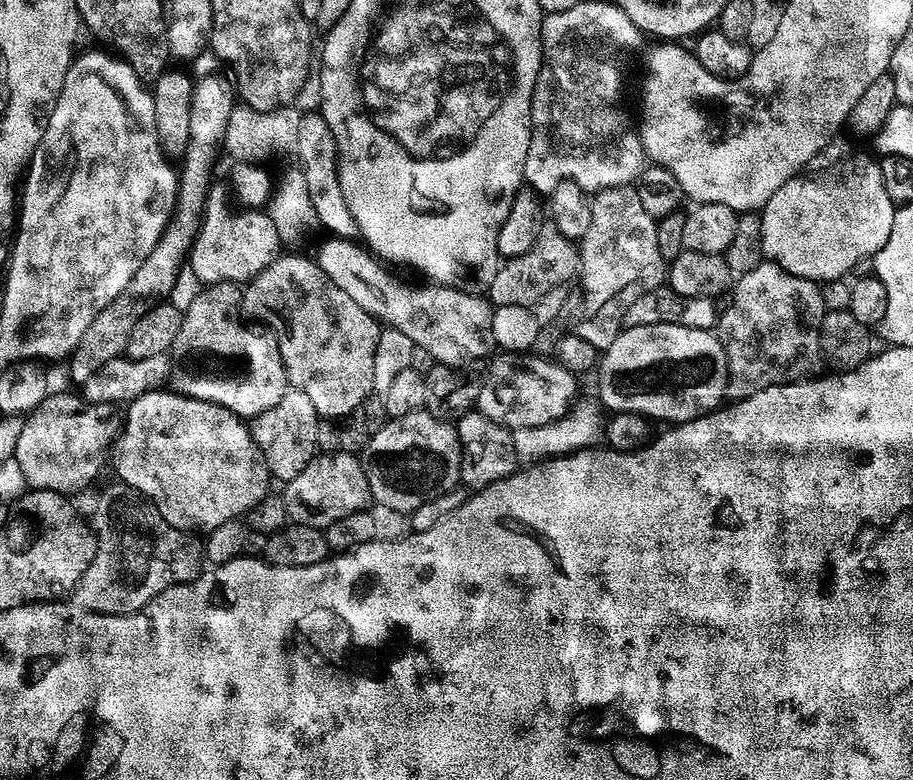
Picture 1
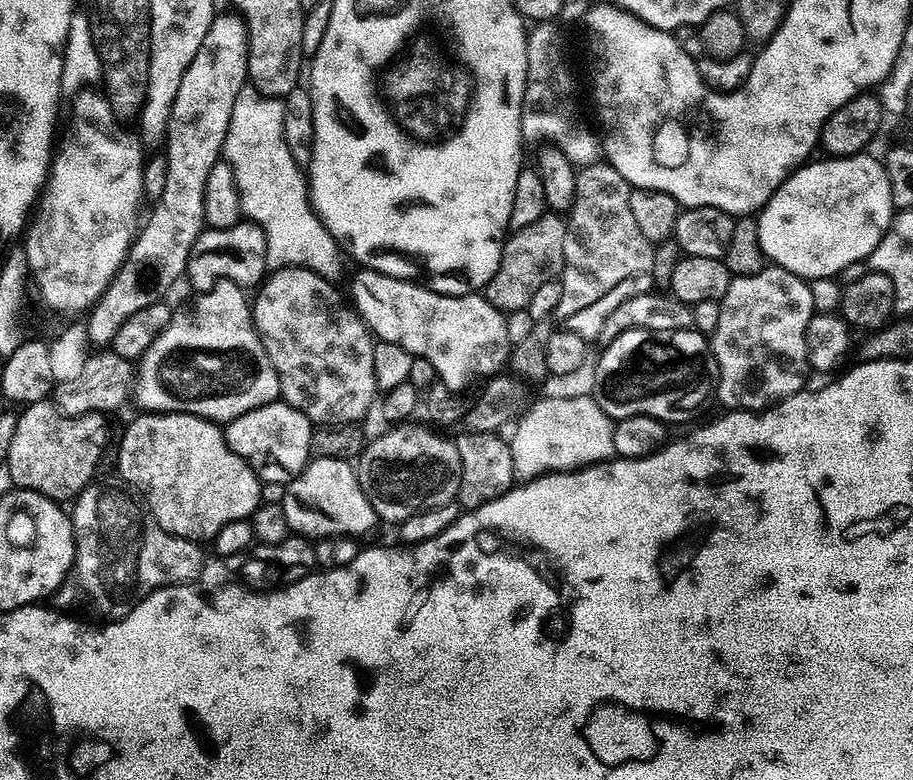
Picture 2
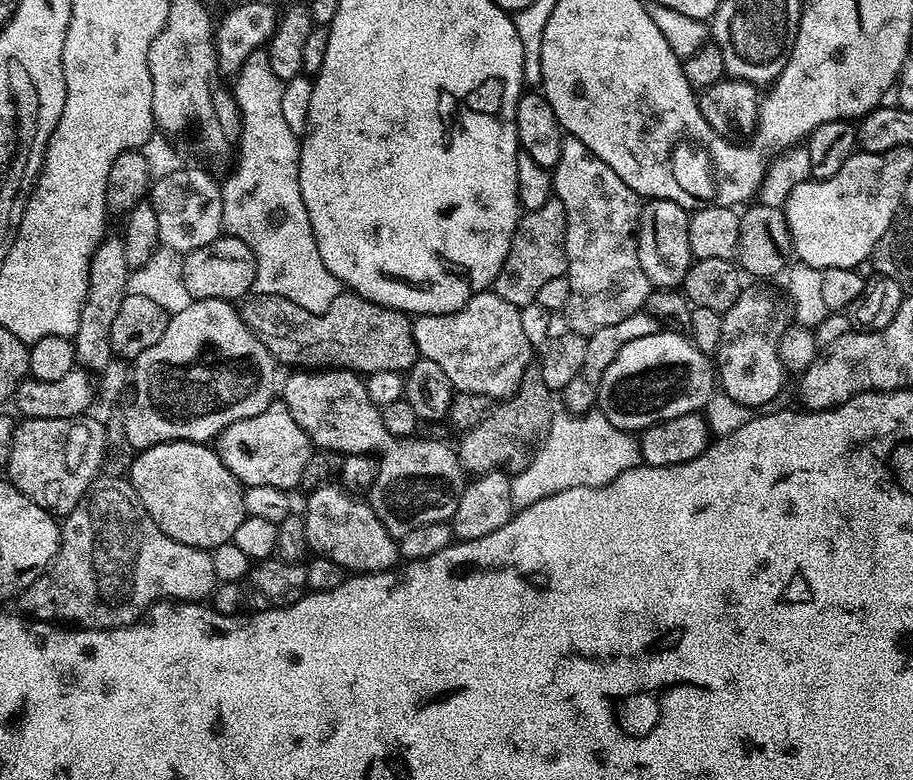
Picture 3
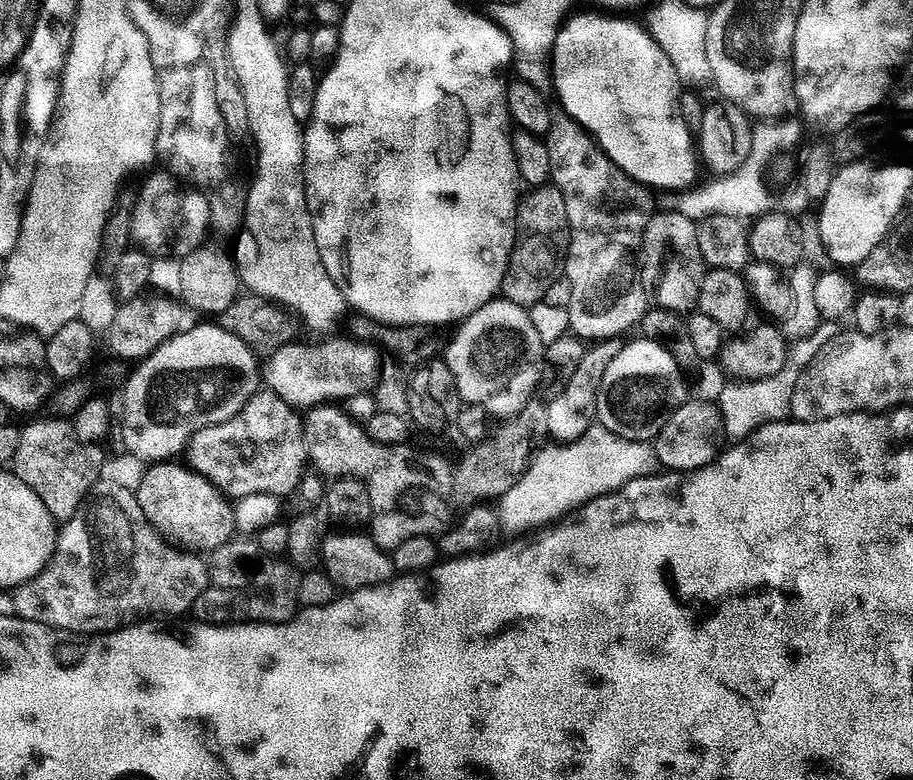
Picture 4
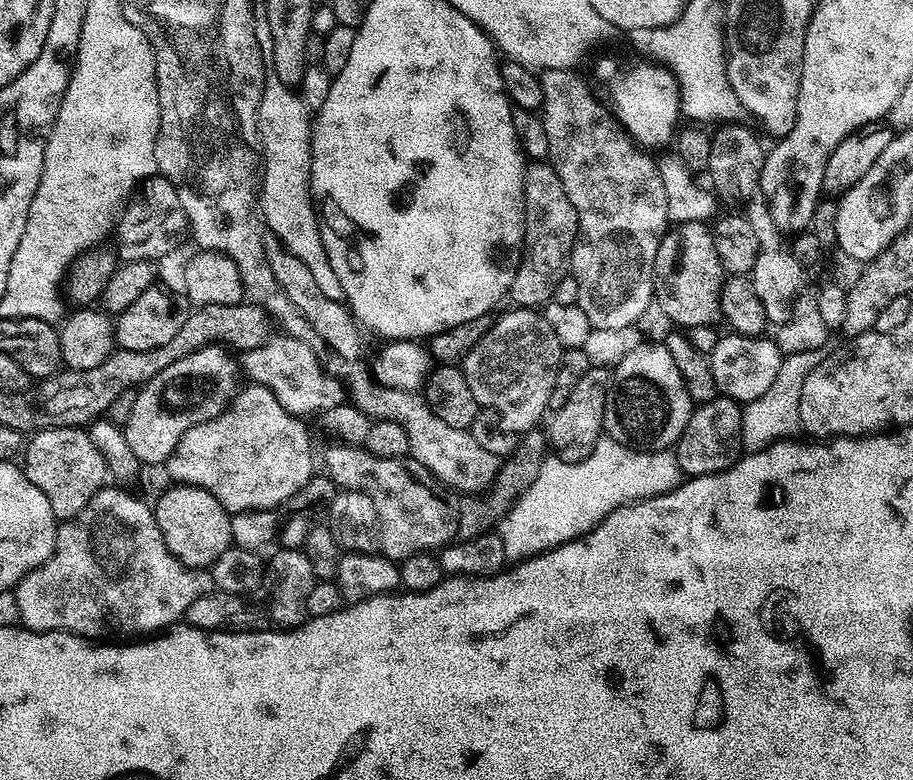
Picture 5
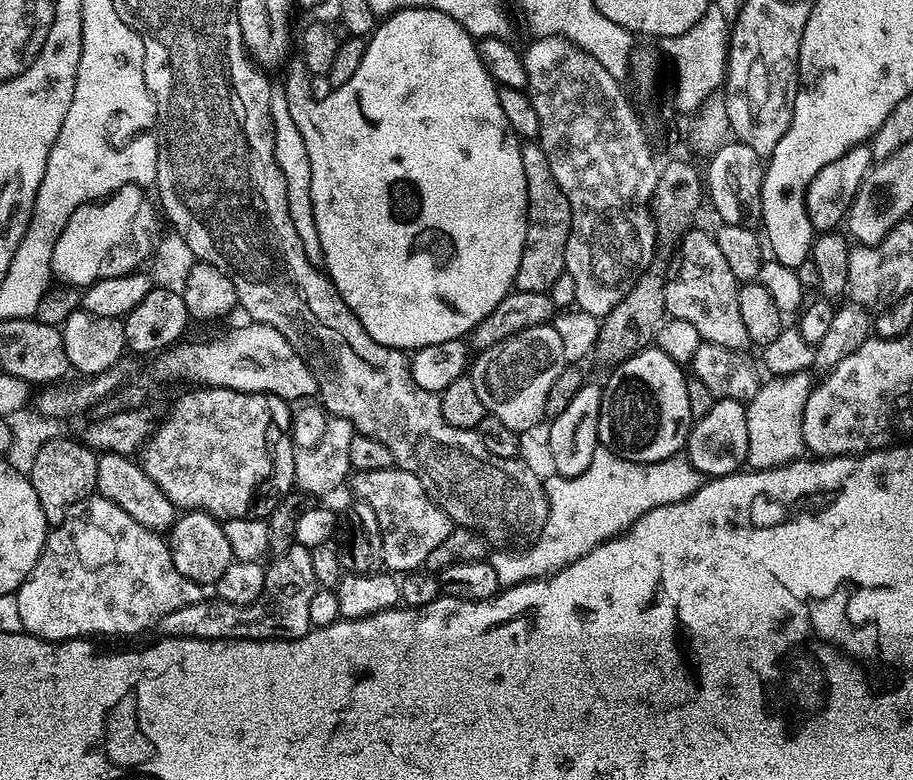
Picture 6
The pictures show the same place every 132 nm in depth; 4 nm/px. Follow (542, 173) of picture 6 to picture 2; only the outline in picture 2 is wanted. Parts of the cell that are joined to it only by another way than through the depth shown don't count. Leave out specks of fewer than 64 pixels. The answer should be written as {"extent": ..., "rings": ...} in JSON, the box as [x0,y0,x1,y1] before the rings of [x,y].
{"extent":[482,214,569,313],"rings":[[[545,214],[538,222],[530,222],[530,226],[515,229],[505,239],[502,250],[502,262],[490,278],[490,282],[482,290],[484,299],[489,300],[502,313],[517,312],[527,308],[530,298],[546,282],[557,279],[564,270],[564,255],[566,254],[566,234],[569,225],[560,214]]]}

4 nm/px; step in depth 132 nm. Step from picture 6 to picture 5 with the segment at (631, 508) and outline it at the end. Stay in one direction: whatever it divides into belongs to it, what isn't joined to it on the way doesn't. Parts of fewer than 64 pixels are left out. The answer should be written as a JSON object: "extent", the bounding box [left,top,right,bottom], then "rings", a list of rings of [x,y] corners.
{"extent":[498,438,682,561],"rings":[[[602,438],[584,460],[561,460],[555,454],[549,455],[541,463],[538,478],[530,482],[528,489],[512,503],[511,510],[500,520],[498,531],[502,538],[502,547],[506,549],[509,561],[528,560],[531,556],[549,552],[559,544],[584,536],[615,508],[620,508],[623,504],[635,504],[637,500],[645,500],[651,496],[673,492],[681,482],[682,473],[676,461],[676,453],[672,450],[641,452],[639,448],[628,448],[617,440]]]}

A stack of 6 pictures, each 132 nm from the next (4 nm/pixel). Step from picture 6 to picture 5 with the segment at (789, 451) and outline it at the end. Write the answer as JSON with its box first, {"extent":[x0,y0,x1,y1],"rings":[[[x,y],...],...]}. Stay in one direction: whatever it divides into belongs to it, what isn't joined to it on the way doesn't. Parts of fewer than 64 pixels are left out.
{"extent":[740,330,843,451],"rings":[[[834,330],[829,333],[826,342],[817,350],[792,354],[781,359],[778,375],[774,378],[774,383],[770,389],[766,390],[760,398],[745,405],[741,411],[740,442],[747,451],[765,448],[769,444],[780,439],[787,439],[799,431],[802,383],[810,374],[810,370],[814,370],[820,362],[825,361],[830,354],[836,352],[843,342],[841,333]]]}

